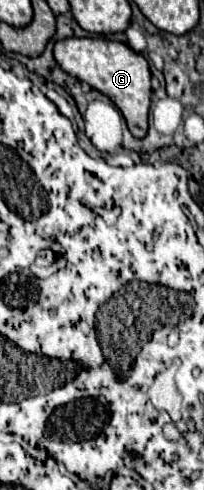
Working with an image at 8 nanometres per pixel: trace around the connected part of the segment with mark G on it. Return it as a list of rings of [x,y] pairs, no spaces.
[[[69,37],[55,41],[53,45],[53,55],[59,67],[77,77],[79,81],[87,83],[89,87],[105,93],[123,113],[129,131],[135,137],[145,137],[147,133],[147,113],[149,113],[149,103],[151,103],[151,73],[149,73],[149,63],[147,59],[133,51],[129,45],[121,41],[109,41],[103,37]]]

